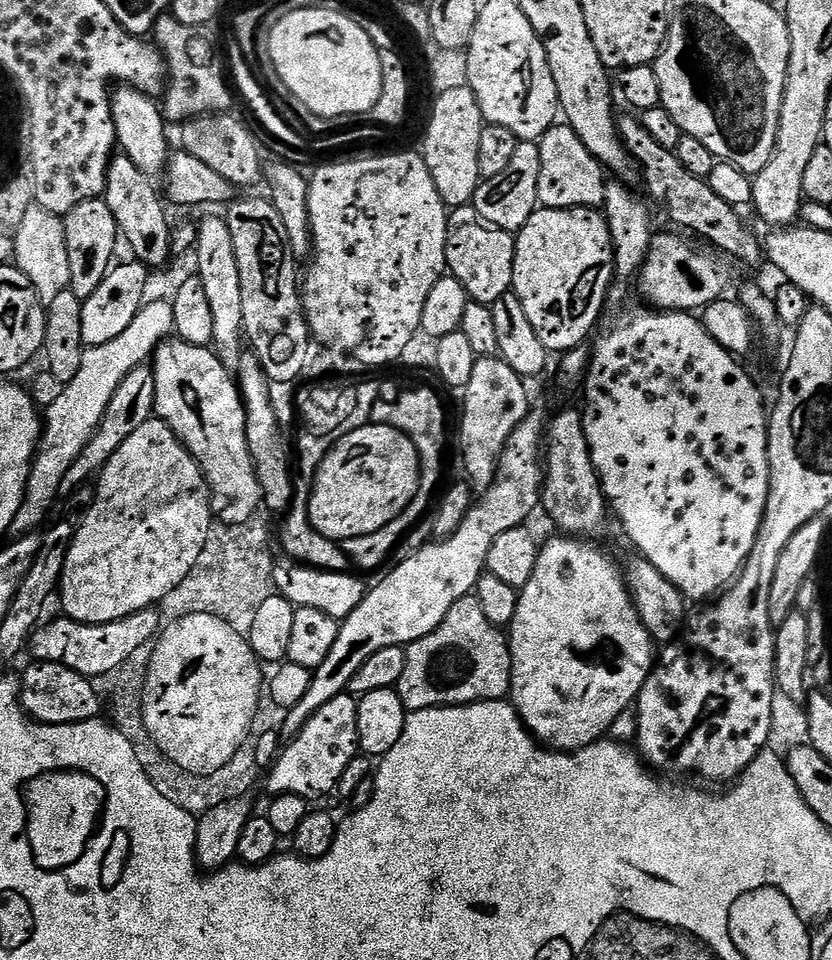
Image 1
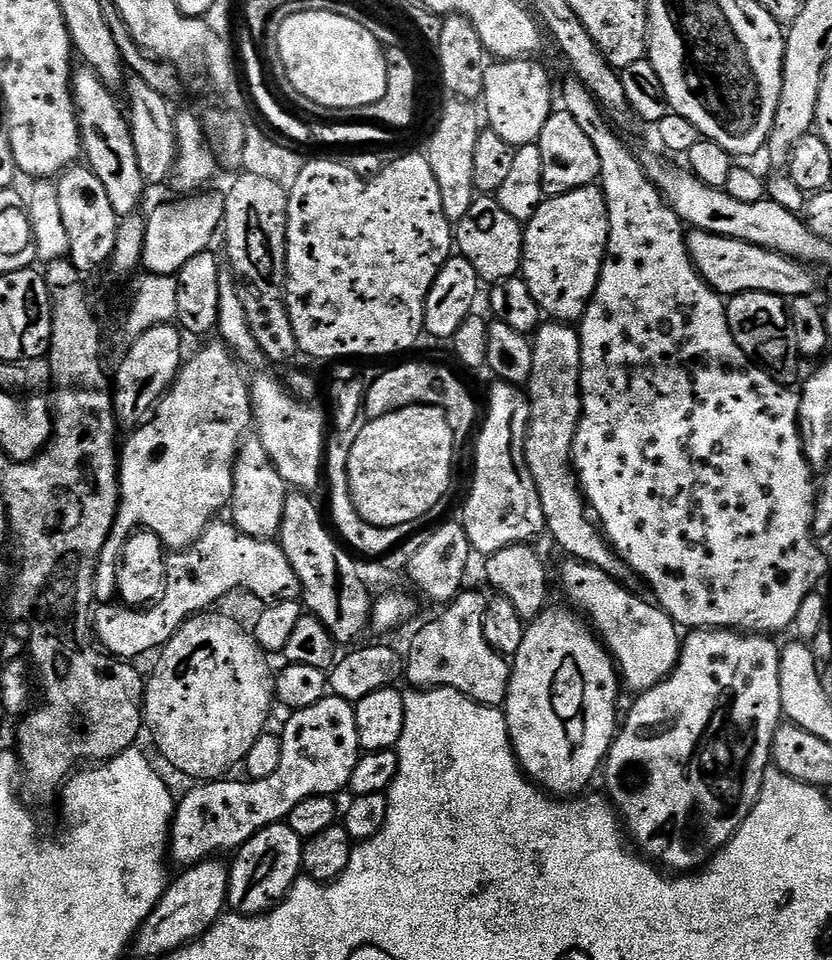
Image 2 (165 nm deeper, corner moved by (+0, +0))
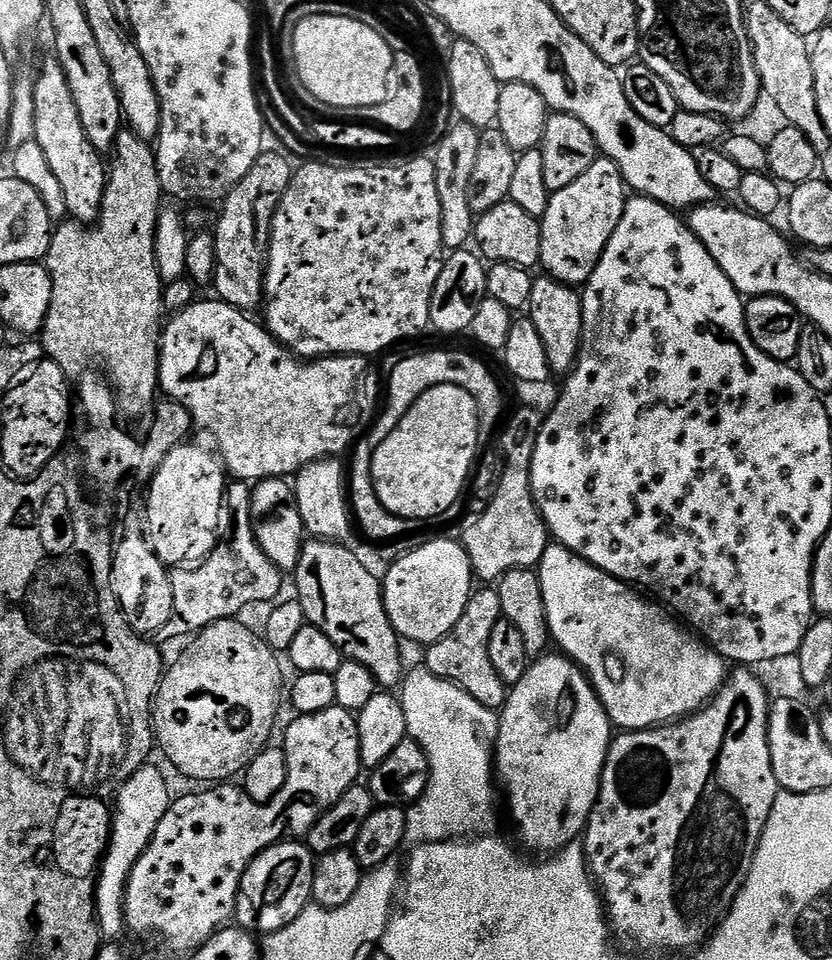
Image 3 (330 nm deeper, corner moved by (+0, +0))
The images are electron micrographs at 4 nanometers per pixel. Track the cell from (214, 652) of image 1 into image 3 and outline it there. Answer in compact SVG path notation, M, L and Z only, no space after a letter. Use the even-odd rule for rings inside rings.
M236 618L231 620L219 620L214 622L208 628L203 628L200 633L191 641L192 645L181 654L180 657L171 661L170 667L165 671L164 678L160 682L160 687L156 689L156 703L152 706L152 730L154 733L155 743L158 745L159 751L166 754L166 758L170 758L170 762L174 762L174 766L178 766L178 770L182 770L182 774L186 774L194 782L200 780L208 780L204 782L228 782L231 776L239 777L245 766L249 764L262 749L269 747L272 736L272 727L276 724L276 715L280 712L280 664L277 653L263 636L256 636L250 630L242 626Z

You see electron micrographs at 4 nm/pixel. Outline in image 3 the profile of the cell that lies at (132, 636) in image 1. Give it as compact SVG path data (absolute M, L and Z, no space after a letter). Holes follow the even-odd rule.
M232 482L227 485L226 516L232 519L232 529L219 541L212 555L199 566L188 566L183 570L171 573L173 584L173 610L170 620L160 629L159 639L176 640L179 636L191 637L198 634L203 628L208 628L219 620L231 620L236 618L244 606L250 606L254 602L275 601L280 592L280 580L282 573L266 558L266 554L258 546L256 535L252 529L252 494L249 485L244 482Z

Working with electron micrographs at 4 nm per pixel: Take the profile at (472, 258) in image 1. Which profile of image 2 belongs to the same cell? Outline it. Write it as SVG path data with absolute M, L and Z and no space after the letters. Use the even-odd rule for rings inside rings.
M480 194L466 210L466 218L454 225L454 244L459 255L474 266L485 285L499 284L508 280L521 271L524 262L524 229L525 225L519 220L510 218L506 210L496 200L495 195Z

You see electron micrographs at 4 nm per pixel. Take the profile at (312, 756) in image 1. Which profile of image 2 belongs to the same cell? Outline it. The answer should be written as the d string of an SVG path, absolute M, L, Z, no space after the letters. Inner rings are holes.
M329 694L322 702L295 709L289 716L292 717L285 722L284 732L282 731L280 736L282 762L278 762L278 770L274 770L270 778L251 782L221 778L204 782L193 787L192 791L187 792L177 803L170 837L170 856L173 861L177 860L180 866L191 866L224 854L220 852L235 853L251 836L258 834L258 830L287 821L290 810L294 810L298 802L311 796L335 797L336 792L343 793L347 789L350 774L354 774L354 766L362 755L358 742L355 707L349 701Z

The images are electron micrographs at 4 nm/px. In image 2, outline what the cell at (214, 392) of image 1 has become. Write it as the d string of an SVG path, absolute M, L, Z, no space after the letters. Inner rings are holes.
M252 438L241 447L236 458L236 473L230 501L231 523L242 534L255 540L272 540L279 537L282 526L282 506L286 506L289 487L285 484L282 474L270 462L270 454L262 446L259 438Z

